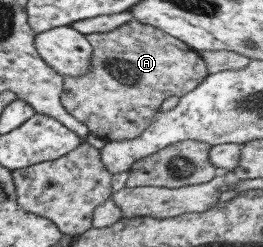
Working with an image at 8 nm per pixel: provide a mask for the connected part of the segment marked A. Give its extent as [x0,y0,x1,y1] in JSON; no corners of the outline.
[60,22,206,139]

